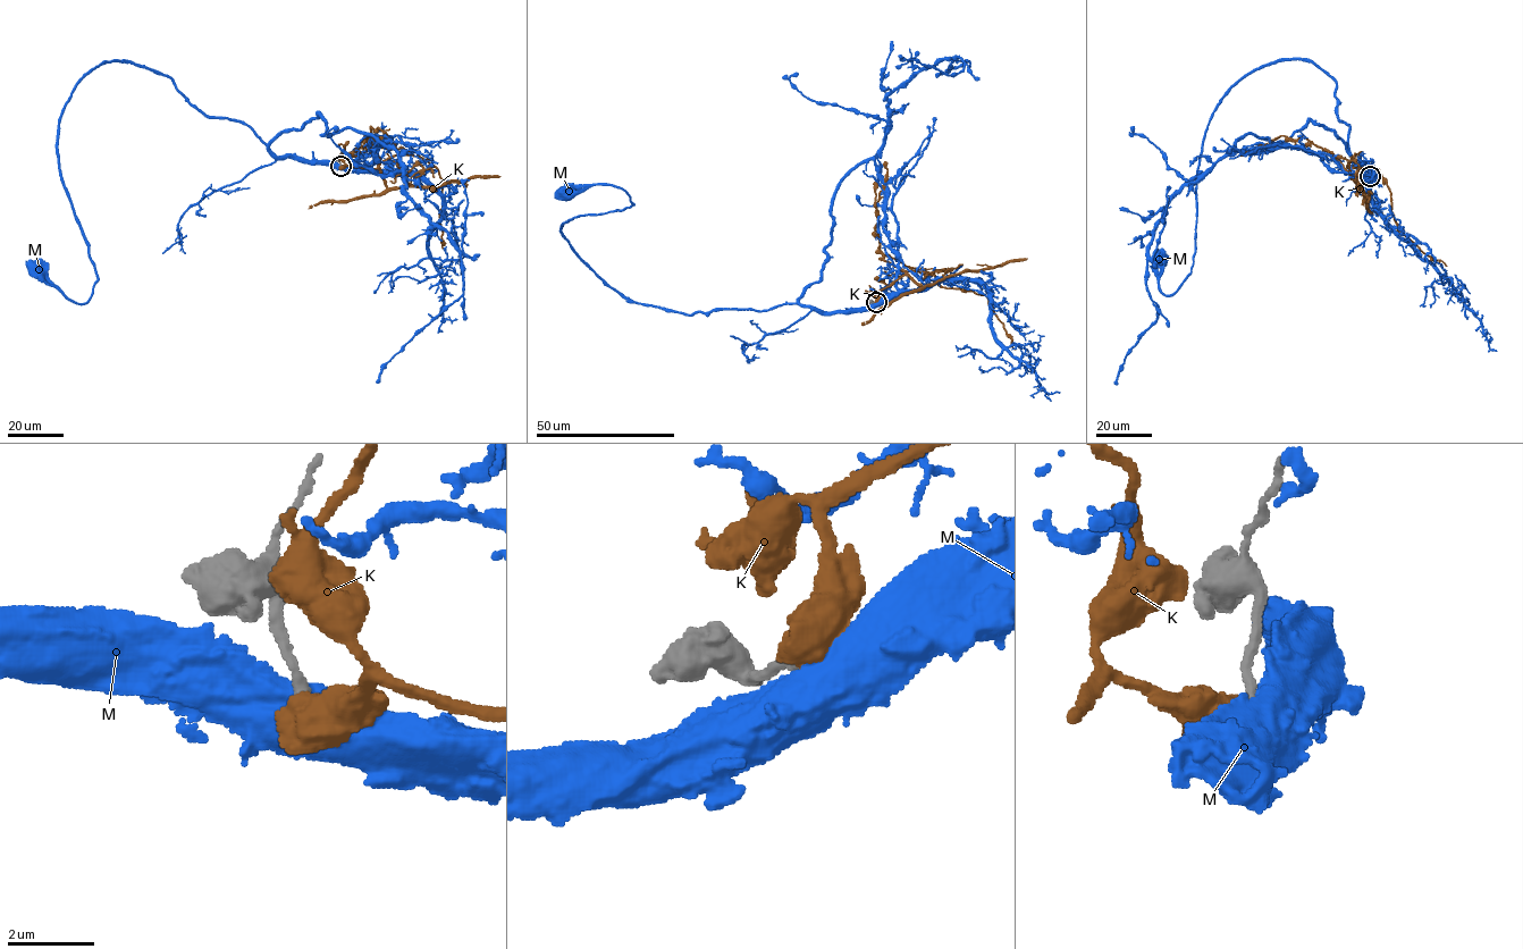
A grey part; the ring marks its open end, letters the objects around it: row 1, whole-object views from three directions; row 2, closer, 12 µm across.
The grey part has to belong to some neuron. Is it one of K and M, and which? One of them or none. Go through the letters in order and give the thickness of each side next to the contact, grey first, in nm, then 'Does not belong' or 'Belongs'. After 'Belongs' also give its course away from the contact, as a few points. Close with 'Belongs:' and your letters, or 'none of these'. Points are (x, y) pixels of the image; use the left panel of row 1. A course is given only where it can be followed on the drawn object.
K: Thickness 240 nm (grey) against 700 nm. Belongs. Its course: (341, 167), (375, 168), (389, 158), (412, 154), (434, 165), (440, 178), (443, 203), (439, 220), (444, 249)
M: Thickness 240 nm (grey) against 850 nm. Does not belong
Belongs: K

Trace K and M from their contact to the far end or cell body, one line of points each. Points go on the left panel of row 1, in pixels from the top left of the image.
K: (341, 167), (375, 168), (389, 158), (412, 154), (434, 165), (440, 178), (443, 203), (439, 220), (444, 249)
M: (341, 166), (276, 157), (171, 80), (102, 61), (58, 133), (98, 280), (76, 303), (36, 271)

